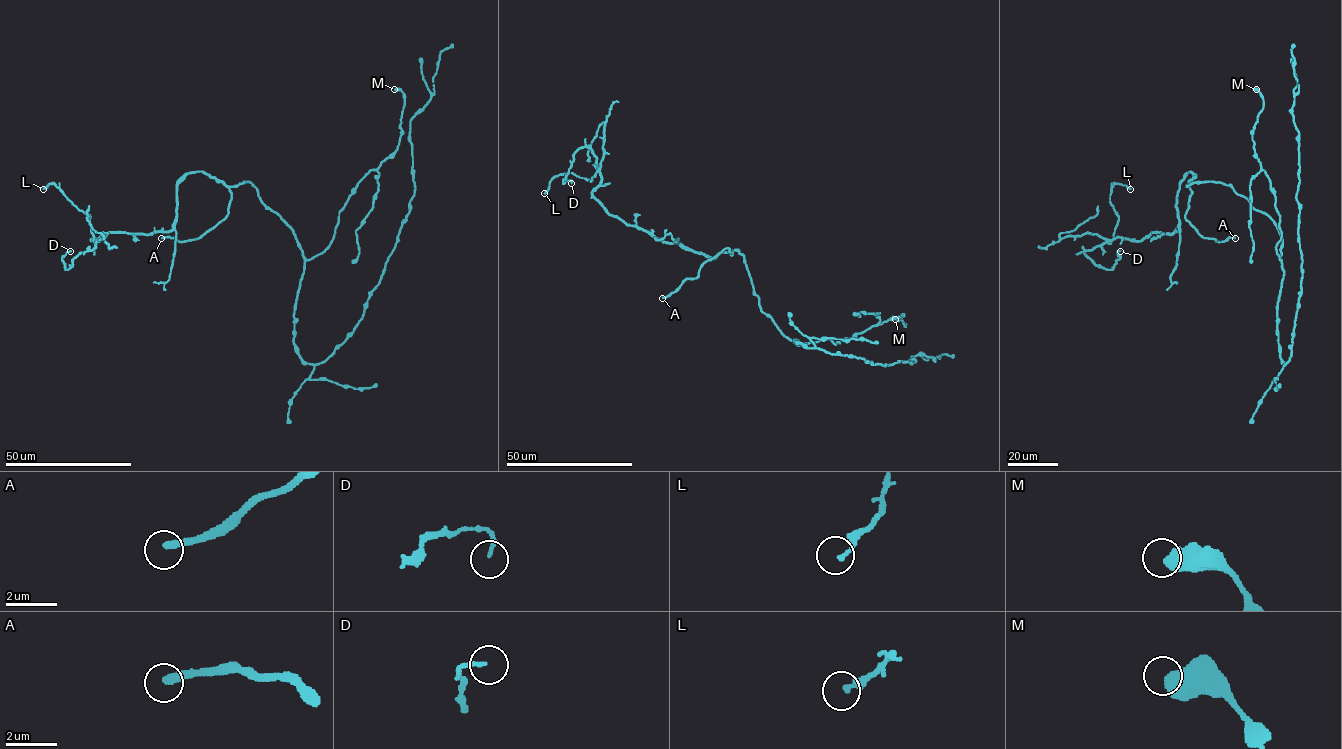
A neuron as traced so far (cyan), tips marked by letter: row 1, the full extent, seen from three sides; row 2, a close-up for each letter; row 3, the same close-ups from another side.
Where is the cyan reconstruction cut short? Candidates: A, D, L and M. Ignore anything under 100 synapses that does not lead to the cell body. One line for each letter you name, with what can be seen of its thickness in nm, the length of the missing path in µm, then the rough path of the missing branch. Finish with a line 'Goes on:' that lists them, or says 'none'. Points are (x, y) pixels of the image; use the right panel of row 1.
A: Thickness 280 nm. Missing length about 30 µm. Course of what is missing: (1235, 238), (1229, 257), (1226, 251), (1230, 249)
Goes on: A

